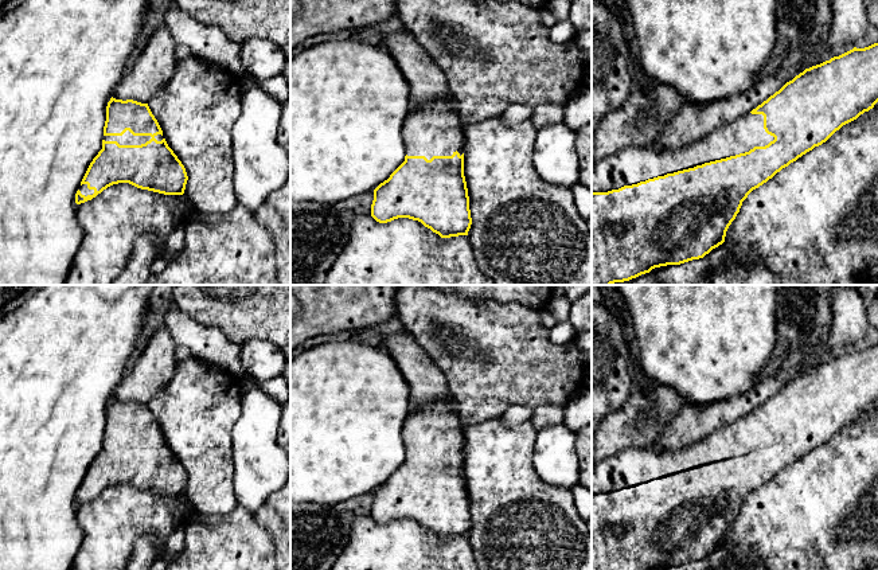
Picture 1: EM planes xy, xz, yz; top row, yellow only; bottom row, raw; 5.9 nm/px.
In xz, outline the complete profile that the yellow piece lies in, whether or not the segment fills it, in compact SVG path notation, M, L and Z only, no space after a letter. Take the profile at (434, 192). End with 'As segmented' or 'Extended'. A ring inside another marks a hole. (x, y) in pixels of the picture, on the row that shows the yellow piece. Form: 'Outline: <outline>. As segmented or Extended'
Outline: M436 101L421 108L411 105L410 113L403 121L402 134L407 149L405 161L374 190L371 216L379 223L398 218L418 220L441 238L468 235L472 218L464 176L464 125L456 108L445 101Z. Extended

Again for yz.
Outline: M878 43L865 48L856 48L834 56L820 65L805 69L792 81L787 82L779 91L753 109L750 113L734 120L709 136L684 147L682 149L659 148L625 148L612 156L592 165L592 285L612 285L636 278L649 273L655 268L667 265L680 265L692 259L703 258L713 249L725 242L726 231L735 219L742 202L748 195L772 179L783 168L796 161L799 157L826 142L843 125L856 120L869 112L878 102Z. Extended

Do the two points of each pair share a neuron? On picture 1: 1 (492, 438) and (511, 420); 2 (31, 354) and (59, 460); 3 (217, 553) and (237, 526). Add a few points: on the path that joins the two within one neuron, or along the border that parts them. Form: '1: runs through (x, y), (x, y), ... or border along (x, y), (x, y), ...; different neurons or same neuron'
1: border along (499, 420), (508, 425), (529, 422); different neurons
2: runs through (31, 381), (32, 433); same neuron
3: runs through (223, 546), (237, 533); same neuron

